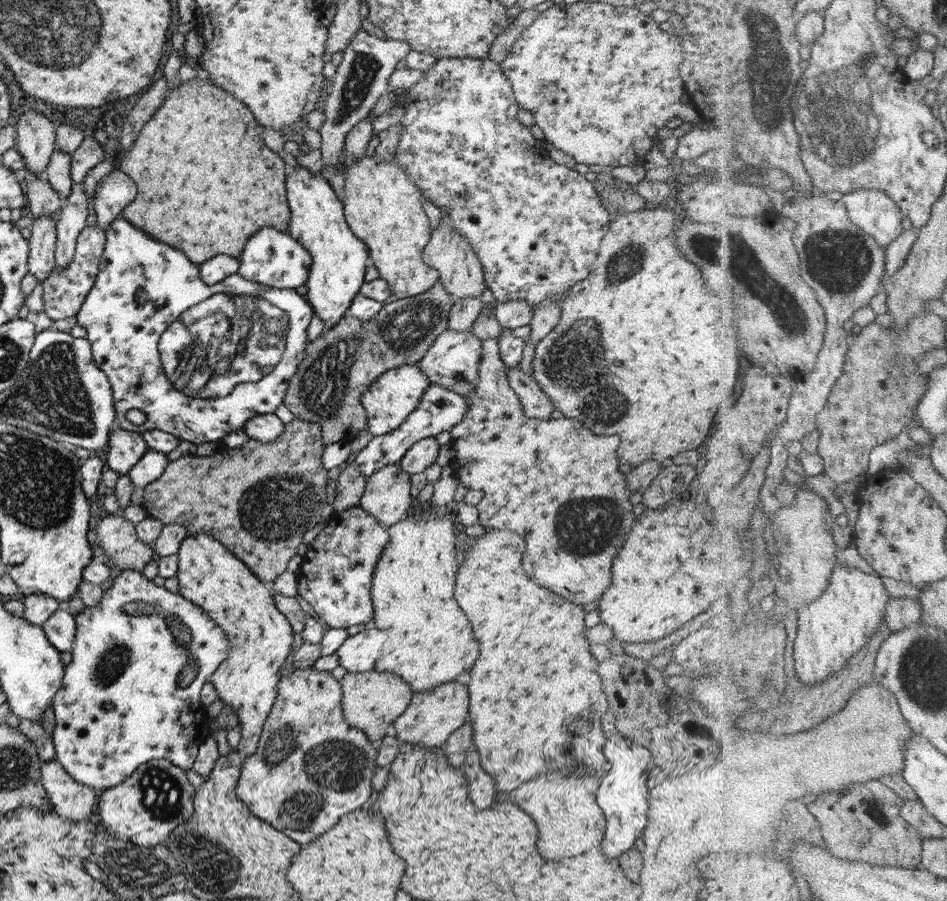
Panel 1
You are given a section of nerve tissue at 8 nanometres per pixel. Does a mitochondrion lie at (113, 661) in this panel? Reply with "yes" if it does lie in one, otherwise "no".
yes

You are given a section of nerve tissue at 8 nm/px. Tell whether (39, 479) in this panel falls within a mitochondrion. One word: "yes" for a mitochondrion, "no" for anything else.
yes

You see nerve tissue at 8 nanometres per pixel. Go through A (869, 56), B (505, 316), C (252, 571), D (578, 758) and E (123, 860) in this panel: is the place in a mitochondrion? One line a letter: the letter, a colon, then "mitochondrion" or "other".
A: mitochondrion
B: other
C: other
D: mitochondrion
E: mitochondrion

